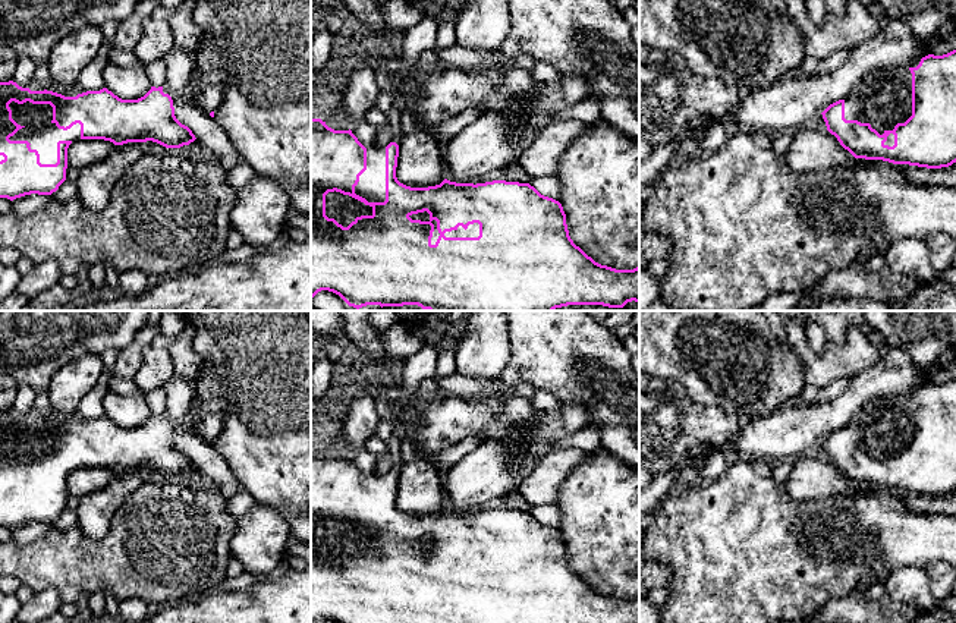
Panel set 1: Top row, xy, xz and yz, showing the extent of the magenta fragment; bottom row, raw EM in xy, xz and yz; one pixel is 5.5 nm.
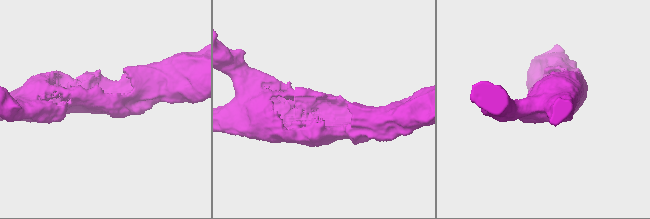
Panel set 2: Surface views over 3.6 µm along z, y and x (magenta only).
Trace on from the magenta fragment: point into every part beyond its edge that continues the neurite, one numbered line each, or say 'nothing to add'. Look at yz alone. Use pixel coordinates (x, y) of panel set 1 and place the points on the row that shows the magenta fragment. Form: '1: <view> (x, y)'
1: yz (883, 98)

